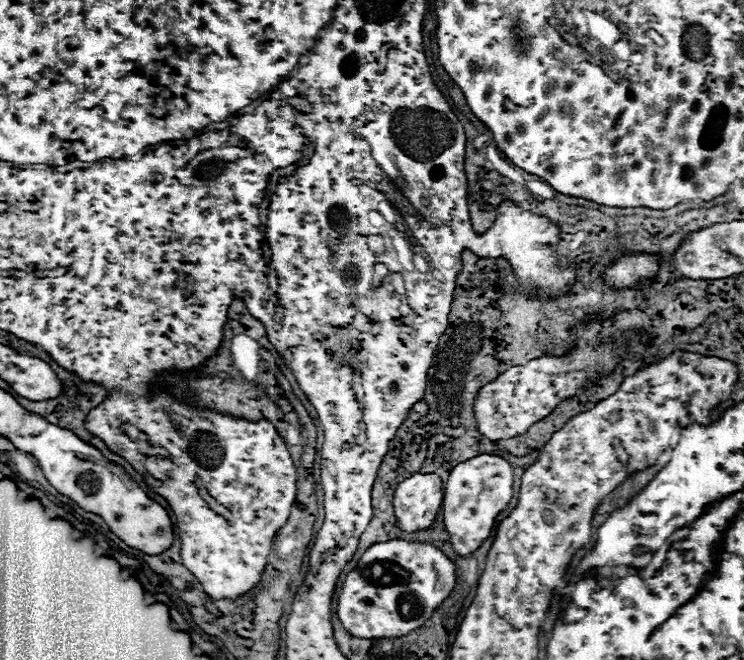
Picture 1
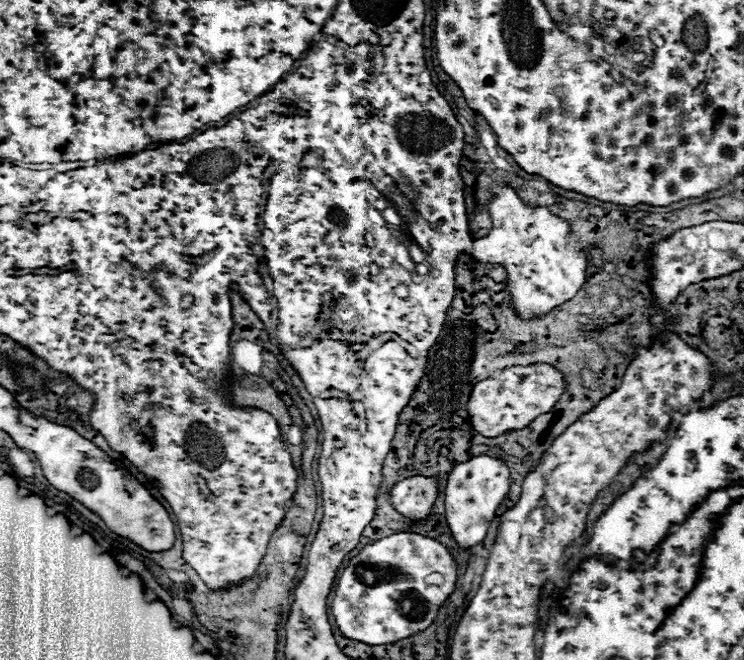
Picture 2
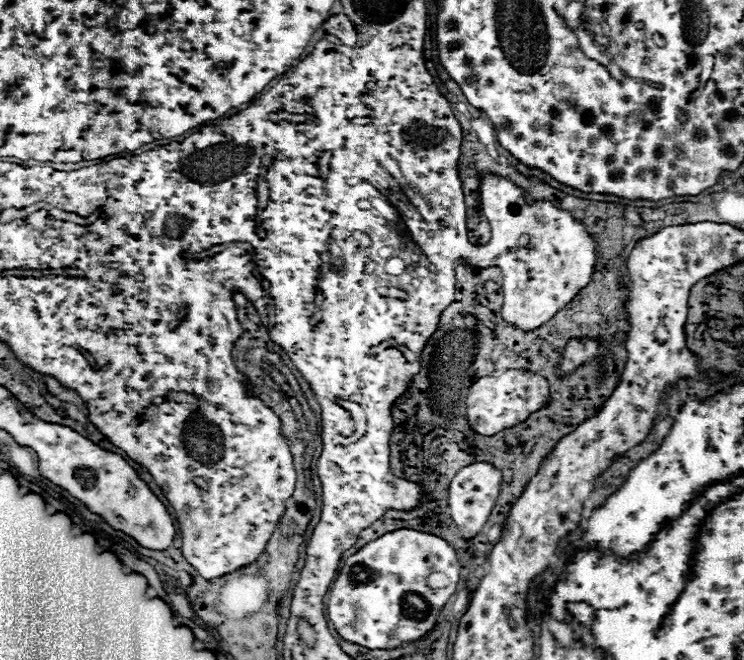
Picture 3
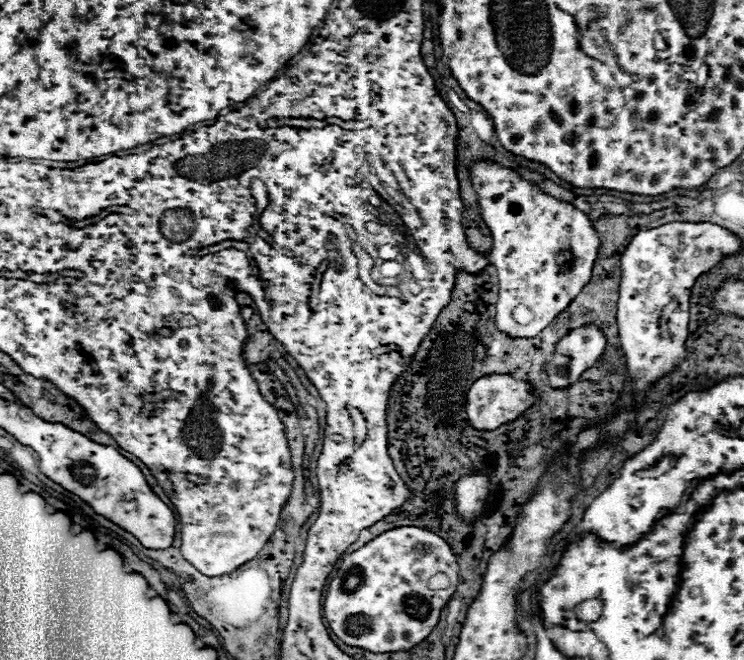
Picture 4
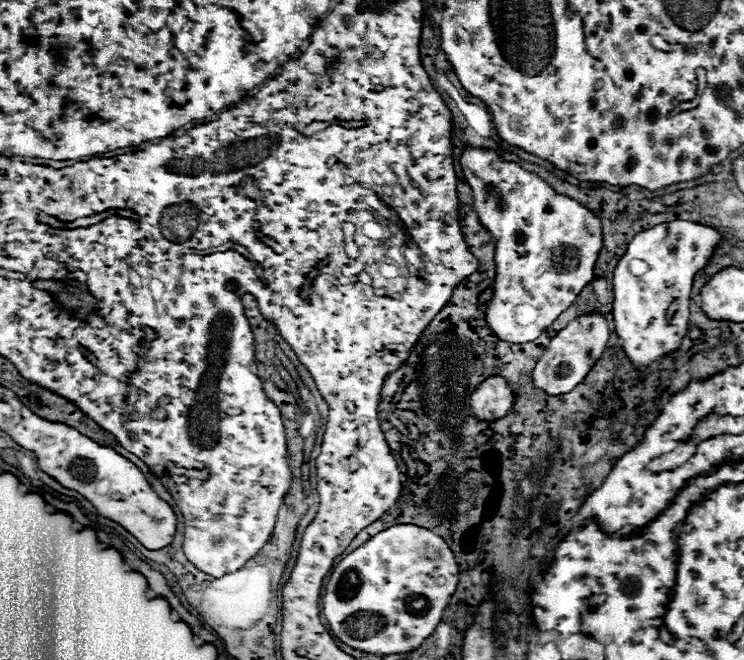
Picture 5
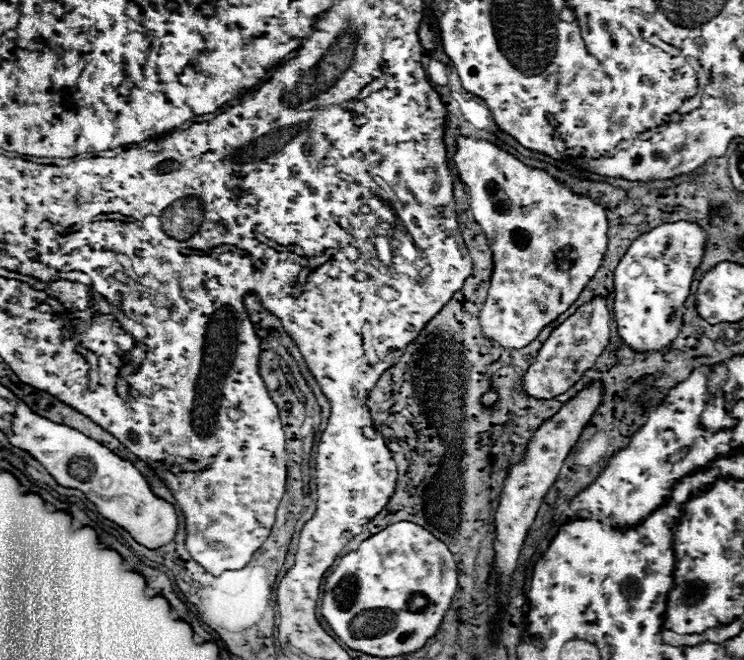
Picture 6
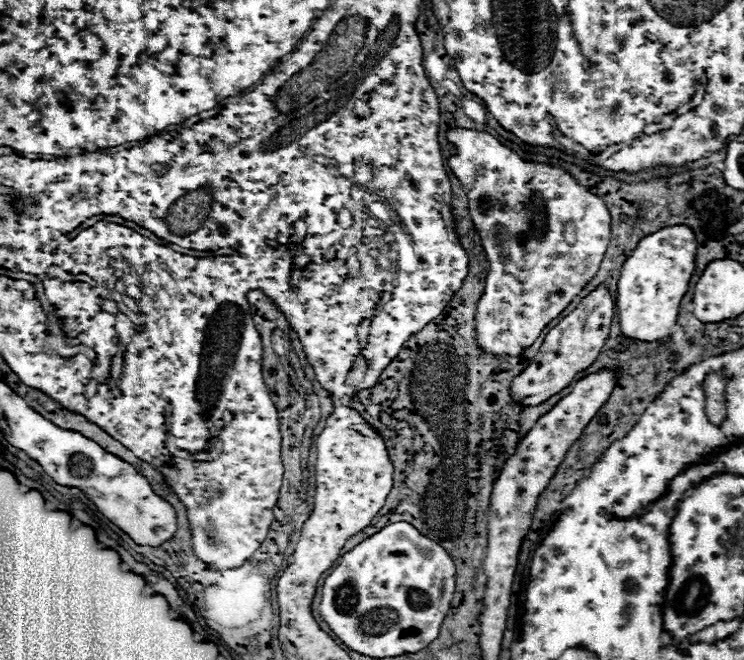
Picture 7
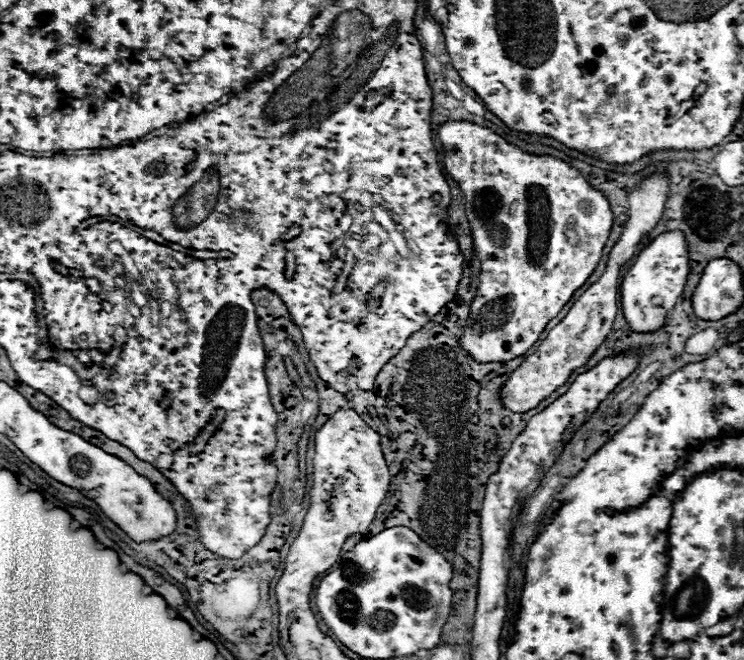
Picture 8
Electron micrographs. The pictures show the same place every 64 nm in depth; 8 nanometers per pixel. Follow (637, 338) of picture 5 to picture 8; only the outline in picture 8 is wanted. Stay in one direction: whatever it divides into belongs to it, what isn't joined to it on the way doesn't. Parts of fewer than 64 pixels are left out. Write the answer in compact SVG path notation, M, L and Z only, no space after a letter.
M662 232L660 236L650 240L634 258L620 282L620 304L628 328L632 332L656 332L666 326L674 304L684 292L688 272L690 260L684 232Z

